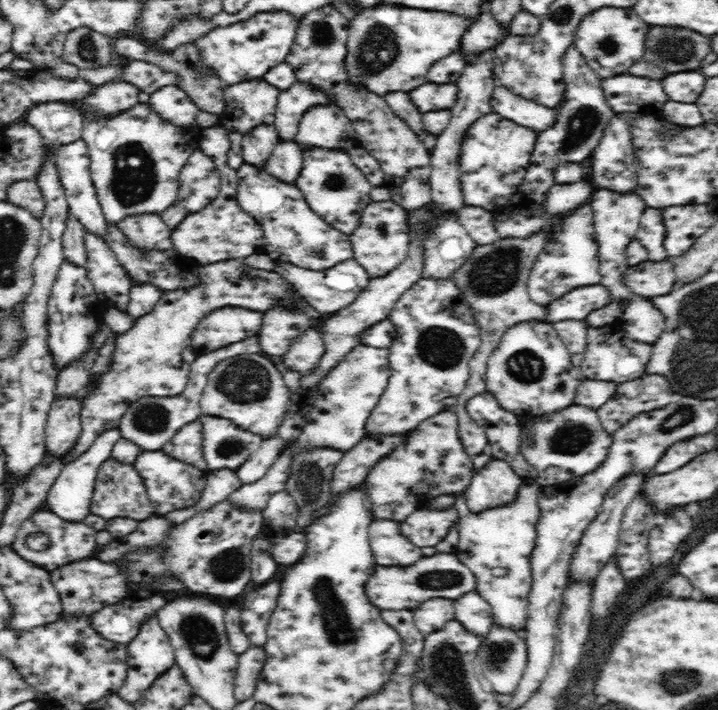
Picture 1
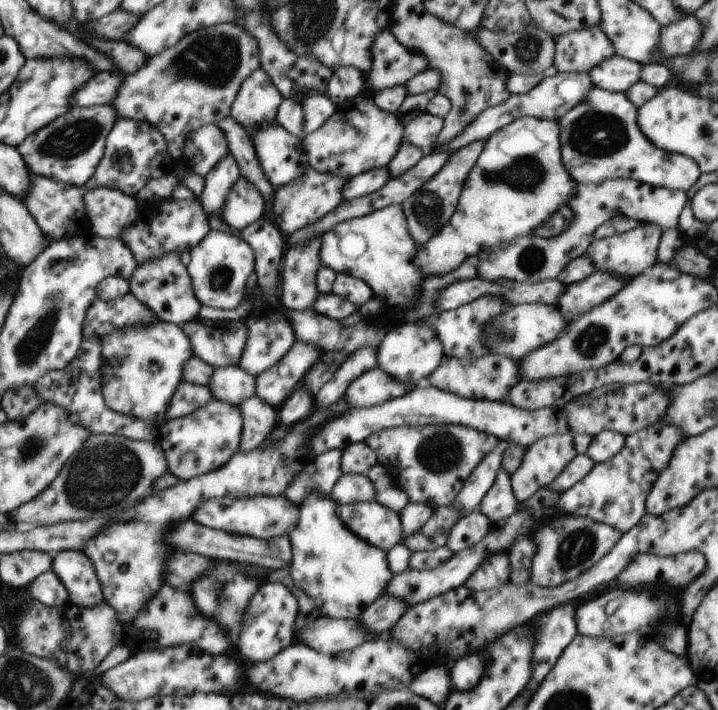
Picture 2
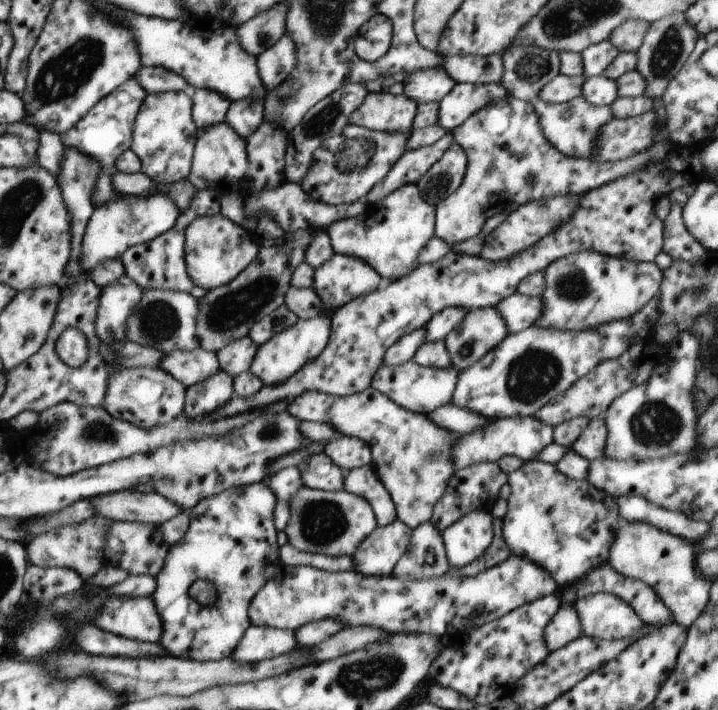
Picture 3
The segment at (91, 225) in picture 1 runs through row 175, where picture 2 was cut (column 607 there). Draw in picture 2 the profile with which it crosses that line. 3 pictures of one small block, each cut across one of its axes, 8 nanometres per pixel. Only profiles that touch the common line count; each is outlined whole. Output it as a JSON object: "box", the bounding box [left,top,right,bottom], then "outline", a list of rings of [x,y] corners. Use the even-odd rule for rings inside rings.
{"box":[589,55,642,93],"outline":[[[614,55],[589,70],[594,87],[615,93],[625,93],[641,79],[642,65],[639,62]]]}

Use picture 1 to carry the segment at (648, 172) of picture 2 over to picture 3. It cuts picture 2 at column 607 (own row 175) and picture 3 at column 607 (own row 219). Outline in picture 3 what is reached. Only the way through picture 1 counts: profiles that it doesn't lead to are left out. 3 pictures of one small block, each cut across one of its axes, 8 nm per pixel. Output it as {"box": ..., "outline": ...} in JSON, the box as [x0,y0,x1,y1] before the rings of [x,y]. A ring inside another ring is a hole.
{"box":[531,96,614,161],"outline":[[[582,96],[560,104],[548,104],[537,97],[531,103],[536,110],[536,116],[538,116],[538,122],[540,122],[540,128],[542,128],[542,134],[546,140],[549,140],[550,144],[553,144],[554,148],[560,150],[562,154],[572,156],[572,158],[592,161],[594,148],[596,148],[598,136],[600,136],[600,128],[614,118],[610,106],[588,104],[588,101]]]}

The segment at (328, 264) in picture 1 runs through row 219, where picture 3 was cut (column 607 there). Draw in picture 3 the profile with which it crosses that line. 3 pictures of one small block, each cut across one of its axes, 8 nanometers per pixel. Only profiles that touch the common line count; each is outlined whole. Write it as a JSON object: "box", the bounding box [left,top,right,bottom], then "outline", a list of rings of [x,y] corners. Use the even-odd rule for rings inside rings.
{"box":[532,250,662,332],"outline":[[[594,250],[556,259],[544,270],[545,290],[540,296],[544,300],[544,312],[532,326],[584,332],[602,322],[632,316],[657,298],[662,278],[662,271],[654,261],[630,262]]]}

